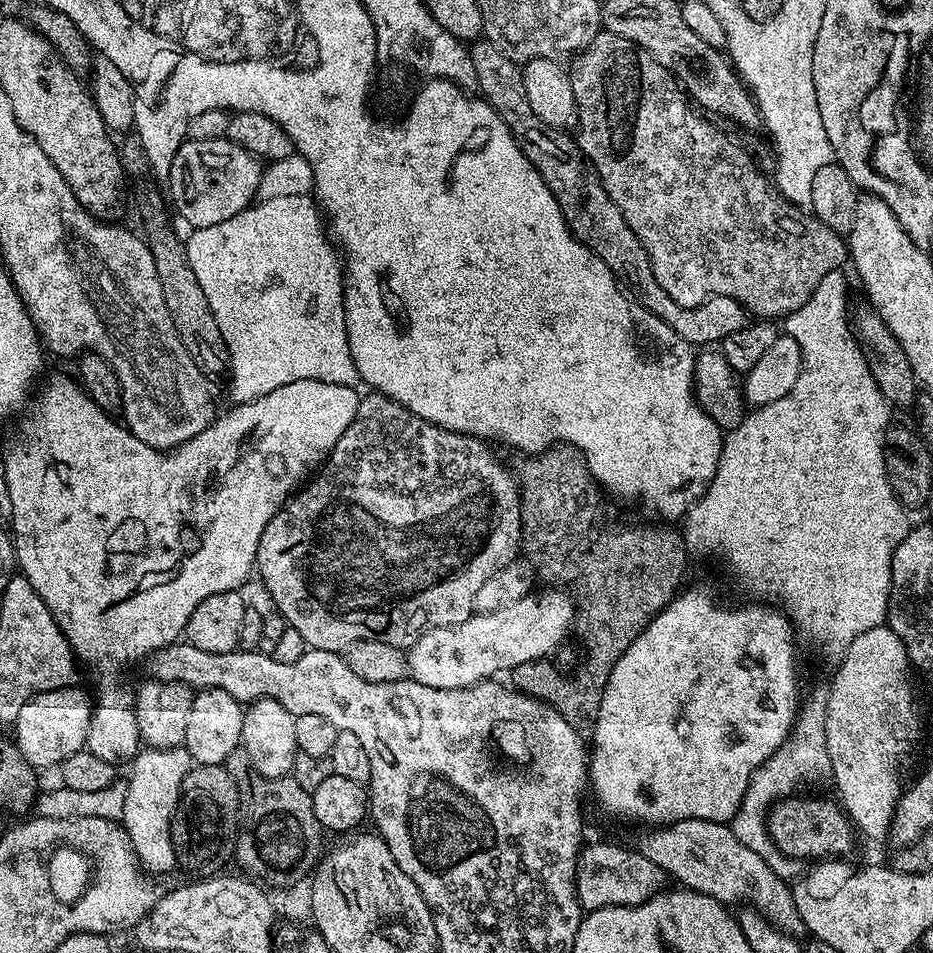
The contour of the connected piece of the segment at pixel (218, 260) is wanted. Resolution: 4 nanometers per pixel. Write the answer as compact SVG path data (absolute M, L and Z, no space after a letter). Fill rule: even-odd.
M311 195L306 196L287 196L286 198L270 198L269 200L260 200L251 206L244 208L238 214L234 214L234 218L226 218L226 222L218 222L218 226L206 226L205 228L197 228L191 233L192 237L187 237L186 247L188 250L188 261L190 262L190 270L194 270L194 278L198 278L198 286L202 286L202 294L206 294L206 302L210 302L210 310L214 314L214 322L218 322L218 330L222 330L222 338L228 347L228 359L230 361L230 376L232 372L232 401L233 405L245 404L251 400L257 400L260 396L270 394L270 390L278 390L278 386L286 386L290 382L298 382L299 380L317 380L318 382L330 382L331 384L341 384L342 386L353 386L357 383L358 377L356 367L354 366L354 358L350 354L350 342L346 334L346 314L344 313L344 266L342 263L341 253L338 251L337 245L330 239L329 233L326 231L326 220L322 215L321 209L318 207L317 201Z

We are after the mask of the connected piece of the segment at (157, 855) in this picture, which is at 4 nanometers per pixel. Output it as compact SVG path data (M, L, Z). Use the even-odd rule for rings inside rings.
M145 747L131 761L132 773L126 776L125 814L122 821L128 831L132 851L145 873L168 872L177 867L176 852L172 849L172 820L180 801L182 782L194 761L188 749Z

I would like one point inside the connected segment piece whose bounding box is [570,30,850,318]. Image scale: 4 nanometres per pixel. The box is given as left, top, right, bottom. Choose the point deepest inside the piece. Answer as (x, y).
(711, 226)

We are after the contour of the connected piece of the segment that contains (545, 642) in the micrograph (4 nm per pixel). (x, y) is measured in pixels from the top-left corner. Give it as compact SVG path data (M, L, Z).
M552 586L547 591L548 596L529 594L518 598L514 606L502 606L502 610L474 614L453 628L435 628L422 634L422 638L418 638L418 642L406 652L411 679L422 682L422 686L434 686L442 690L469 688L484 680L499 677L499 672L508 674L526 662L551 657L551 652L574 628L578 608L563 587Z

